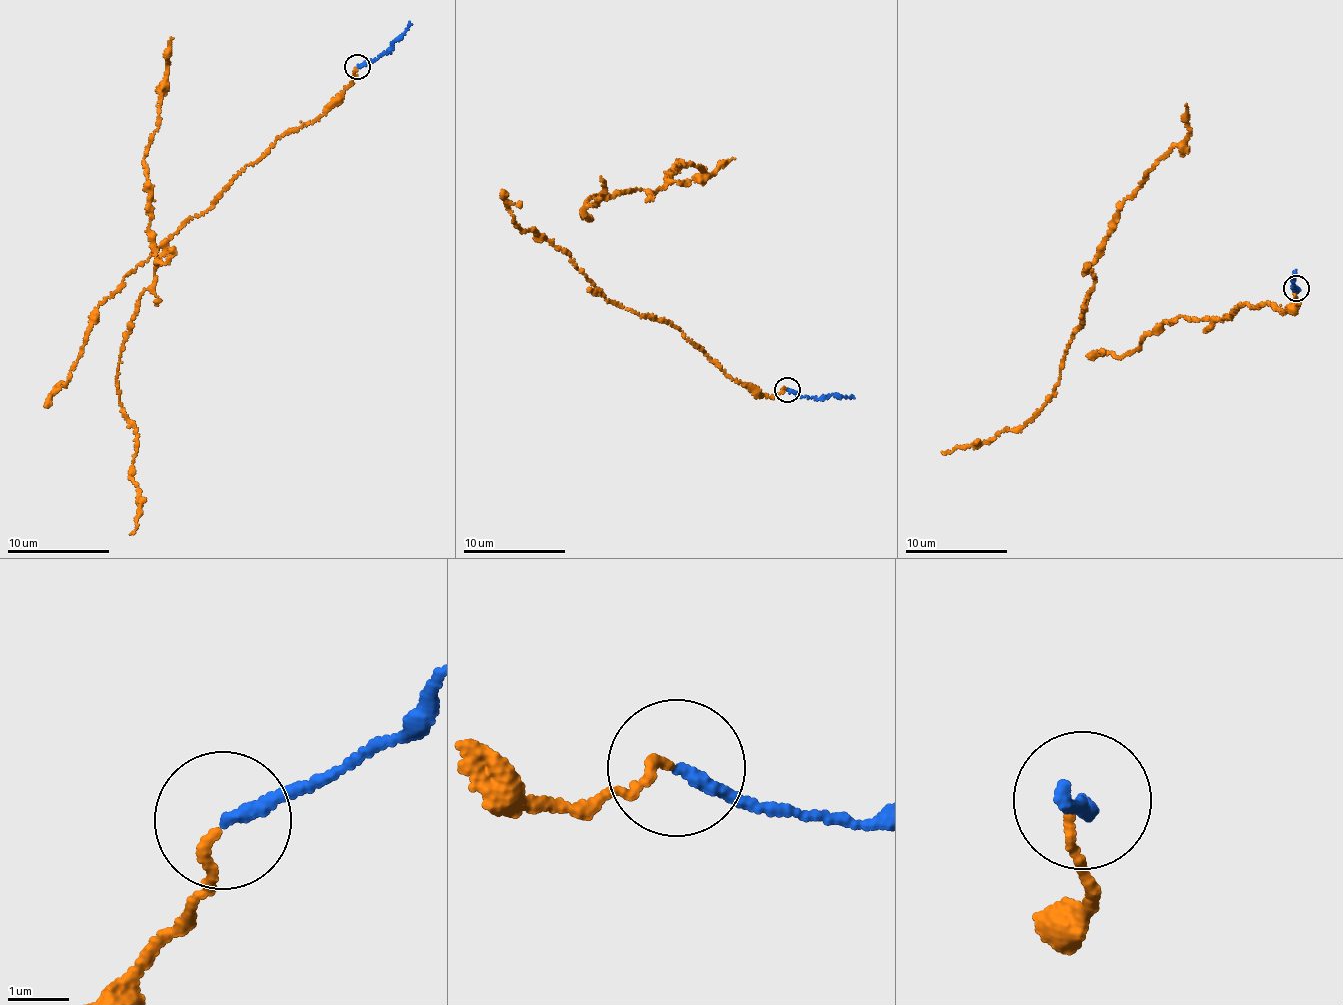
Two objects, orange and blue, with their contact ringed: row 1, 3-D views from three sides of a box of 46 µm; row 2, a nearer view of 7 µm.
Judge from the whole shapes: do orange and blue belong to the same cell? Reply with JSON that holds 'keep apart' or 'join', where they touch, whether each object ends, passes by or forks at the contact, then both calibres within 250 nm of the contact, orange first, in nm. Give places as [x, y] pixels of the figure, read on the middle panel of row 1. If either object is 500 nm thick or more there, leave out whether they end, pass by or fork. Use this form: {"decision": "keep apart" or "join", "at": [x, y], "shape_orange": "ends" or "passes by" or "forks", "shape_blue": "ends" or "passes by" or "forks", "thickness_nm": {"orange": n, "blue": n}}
{"decision": "keep apart", "at": [787, 389], "shape_orange": "ends", "shape_blue": "ends", "thickness_nm": {"orange": 120, "blue": 200}}

